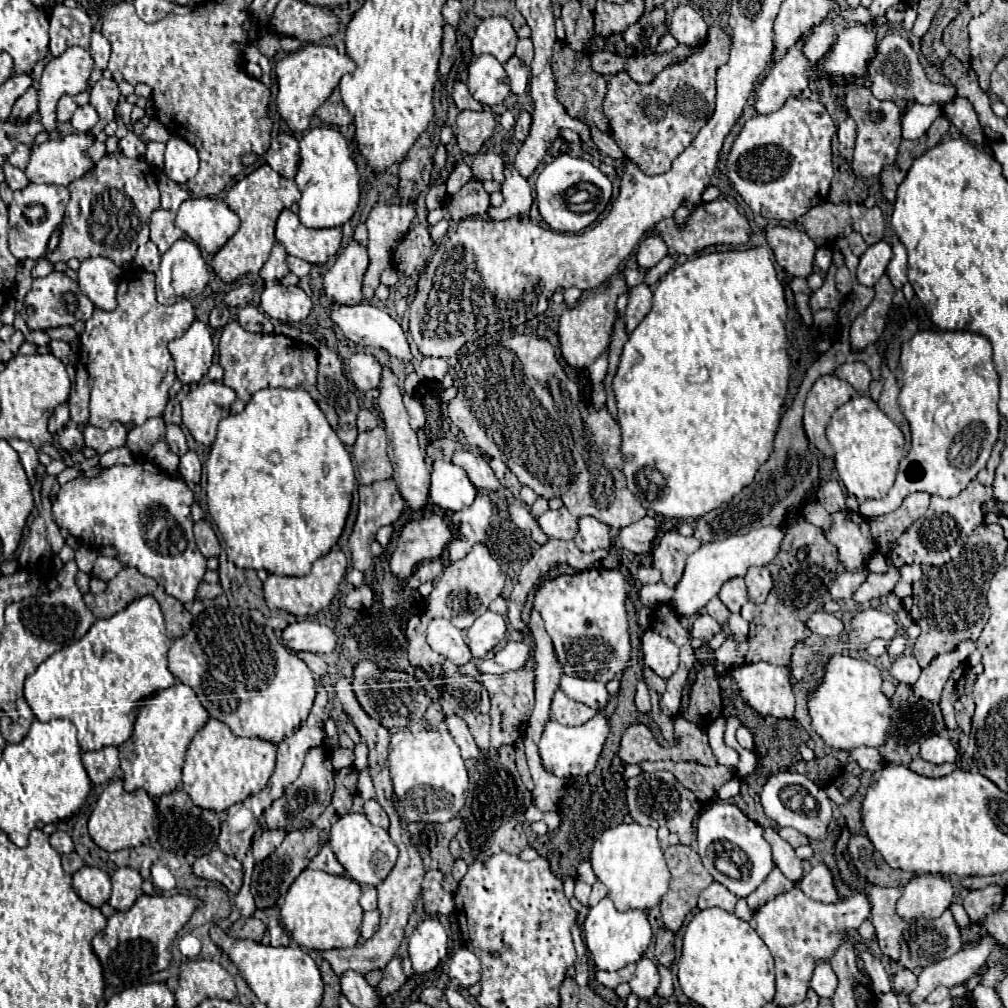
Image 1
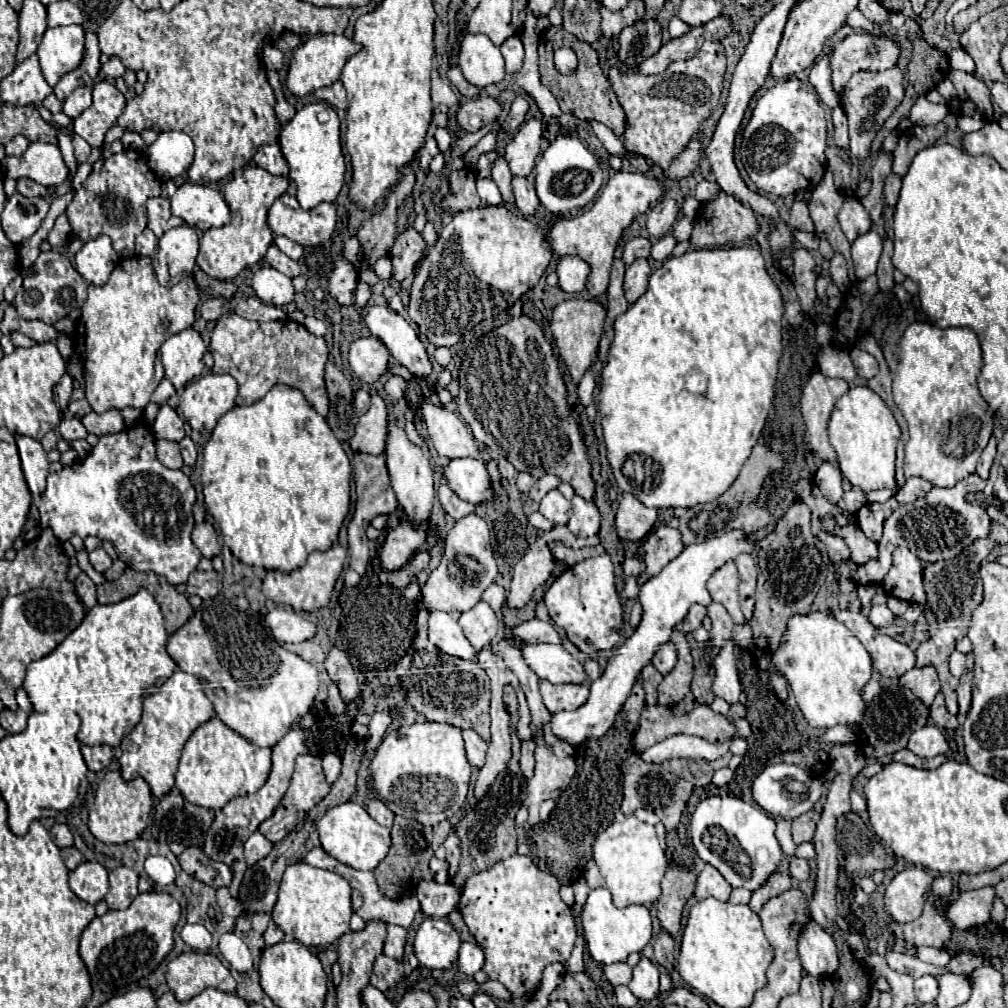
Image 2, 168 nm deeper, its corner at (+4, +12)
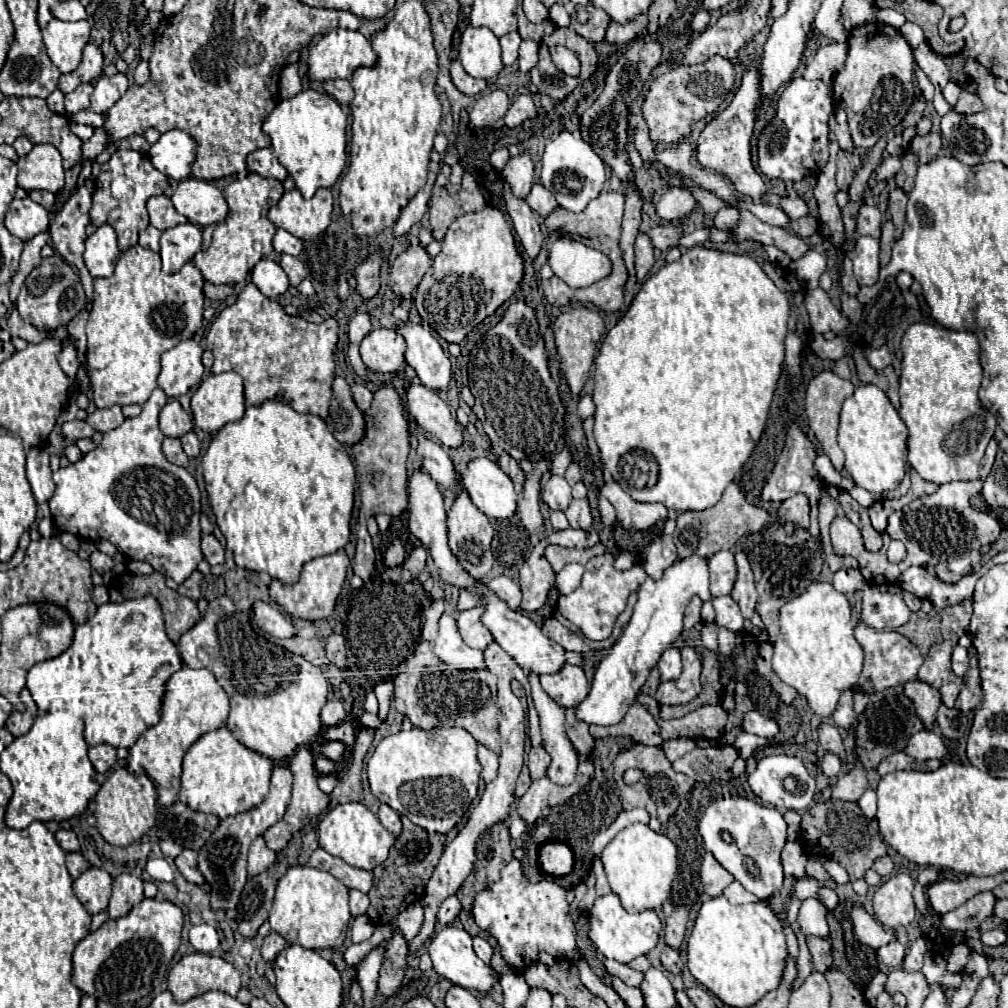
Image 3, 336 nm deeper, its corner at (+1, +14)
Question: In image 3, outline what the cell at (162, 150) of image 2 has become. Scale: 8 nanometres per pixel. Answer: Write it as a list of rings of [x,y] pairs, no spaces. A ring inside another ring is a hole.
[[[171,129],[163,133],[155,145],[151,145],[149,159],[165,177],[181,181],[191,173],[191,165],[195,161],[195,141],[185,131]]]

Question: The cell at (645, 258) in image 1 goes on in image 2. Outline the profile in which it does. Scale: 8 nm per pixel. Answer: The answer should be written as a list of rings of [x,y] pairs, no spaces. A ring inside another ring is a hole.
[[[664,197],[660,199],[650,211],[648,211],[648,231],[650,231],[650,237],[654,239],[660,239],[664,237],[672,225],[676,223],[680,215],[680,203],[676,199],[670,199],[670,197]]]

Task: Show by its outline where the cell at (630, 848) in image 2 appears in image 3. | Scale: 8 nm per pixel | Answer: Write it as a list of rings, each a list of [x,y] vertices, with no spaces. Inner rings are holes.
[[[633,823],[621,829],[615,839],[603,849],[601,861],[613,893],[619,895],[629,913],[661,907],[669,897],[671,883],[677,873],[677,847],[663,833],[655,833],[645,823]]]

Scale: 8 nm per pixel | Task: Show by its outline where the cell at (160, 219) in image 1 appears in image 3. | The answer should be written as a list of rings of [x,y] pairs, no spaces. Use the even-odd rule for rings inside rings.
[[[157,195],[147,201],[147,211],[151,217],[151,225],[157,227],[159,231],[167,231],[179,223],[187,223],[187,217],[179,215],[171,203],[169,197]]]

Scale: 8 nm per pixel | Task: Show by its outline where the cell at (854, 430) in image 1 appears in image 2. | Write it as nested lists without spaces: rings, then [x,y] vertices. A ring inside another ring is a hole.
[[[852,387],[838,399],[828,425],[828,435],[832,447],[838,453],[840,471],[854,487],[860,487],[864,493],[896,487],[894,461],[900,441],[900,427],[892,411],[872,389]]]

